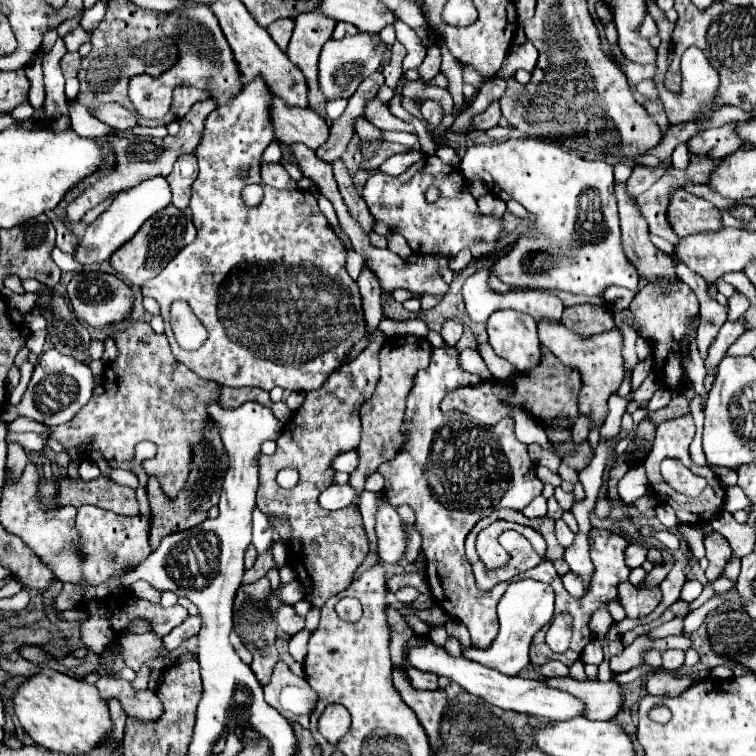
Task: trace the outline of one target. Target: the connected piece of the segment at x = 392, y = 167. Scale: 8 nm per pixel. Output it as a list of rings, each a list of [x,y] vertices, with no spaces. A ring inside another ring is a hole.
[[[411,149],[411,151],[405,151],[405,153],[399,153],[399,155],[389,157],[379,169],[381,169],[383,173],[389,173],[389,175],[399,175],[399,173],[403,173],[409,165],[417,163],[419,159],[423,159],[423,153]]]

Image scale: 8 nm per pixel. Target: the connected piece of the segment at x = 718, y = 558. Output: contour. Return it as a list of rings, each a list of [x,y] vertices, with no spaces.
[[[711,533],[705,537],[705,549],[707,549],[707,559],[709,559],[709,567],[705,575],[709,581],[715,581],[721,575],[725,563],[731,559],[733,551],[729,547],[729,541],[725,541],[725,537],[719,533]]]

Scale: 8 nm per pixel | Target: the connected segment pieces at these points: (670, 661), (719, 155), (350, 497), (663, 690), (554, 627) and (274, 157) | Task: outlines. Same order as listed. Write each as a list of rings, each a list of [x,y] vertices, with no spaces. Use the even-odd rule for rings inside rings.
[[[665,651],[663,653],[663,667],[667,671],[673,671],[673,669],[679,669],[683,665],[683,659],[685,659],[685,651]]]
[[[723,125],[719,129],[707,129],[687,141],[691,155],[707,155],[713,159],[723,159],[741,147],[741,139],[733,133],[733,125]]]
[[[345,483],[345,485],[331,485],[327,487],[321,495],[319,495],[319,505],[323,509],[343,509],[347,505],[351,505],[357,499],[357,491]]]
[[[685,673],[681,677],[673,677],[673,675],[651,675],[645,681],[645,689],[649,695],[667,695],[667,697],[675,697],[681,691],[689,689],[693,683],[693,675]]]
[[[567,613],[555,615],[547,631],[547,645],[553,647],[555,651],[565,651],[569,647],[569,639],[571,639],[571,617]]]
[[[273,141],[273,143],[265,149],[265,153],[263,153],[263,157],[261,157],[261,163],[277,163],[277,161],[281,161],[281,147]]]

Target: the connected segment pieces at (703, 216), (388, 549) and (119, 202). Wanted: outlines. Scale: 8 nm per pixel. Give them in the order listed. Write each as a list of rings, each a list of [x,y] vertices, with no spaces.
[[[685,189],[671,191],[667,221],[679,237],[687,237],[697,231],[717,231],[723,227],[719,209]]]
[[[383,499],[377,511],[377,551],[383,563],[397,563],[407,549],[407,529],[399,513]]]
[[[155,177],[149,181],[143,181],[139,187],[127,189],[123,193],[117,193],[117,197],[113,199],[111,207],[101,213],[85,231],[85,237],[81,239],[75,259],[83,265],[91,265],[91,263],[103,263],[107,261],[123,243],[127,243],[137,231],[139,227],[157,211],[161,211],[163,207],[171,205],[171,189],[165,177]]]

